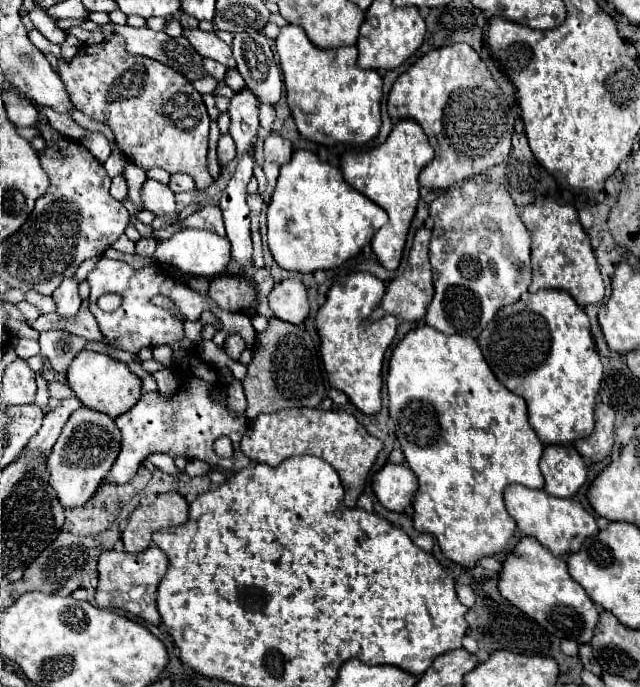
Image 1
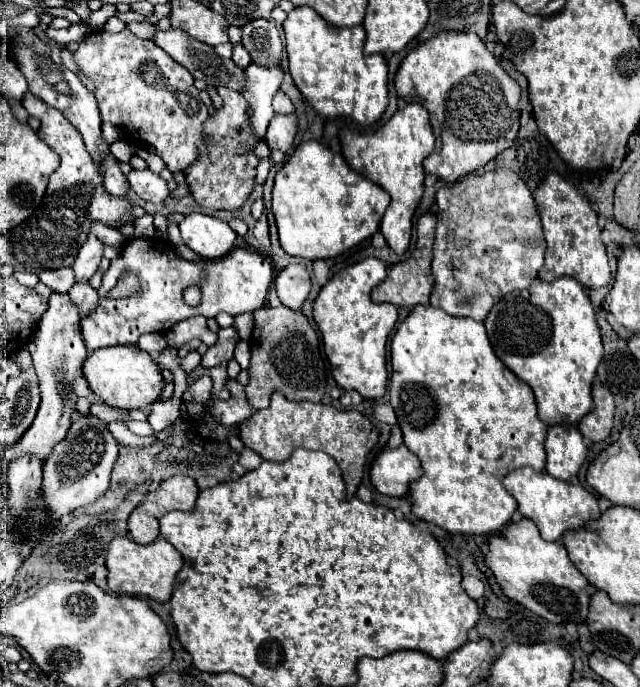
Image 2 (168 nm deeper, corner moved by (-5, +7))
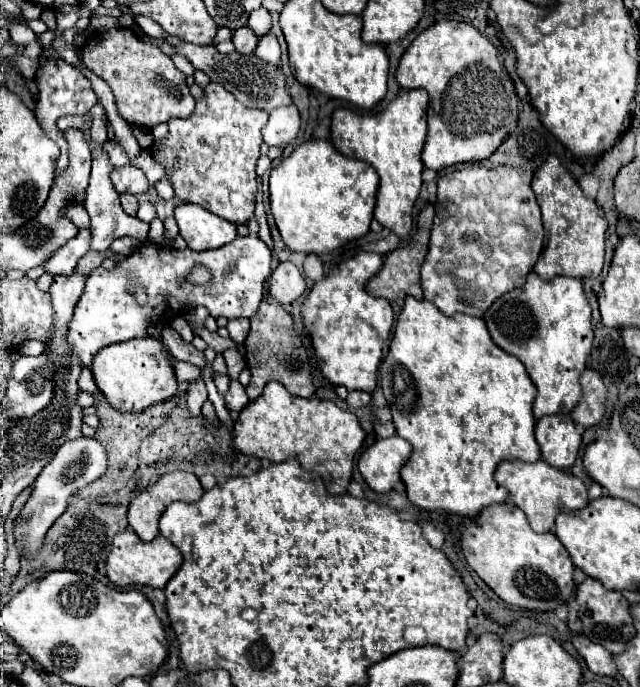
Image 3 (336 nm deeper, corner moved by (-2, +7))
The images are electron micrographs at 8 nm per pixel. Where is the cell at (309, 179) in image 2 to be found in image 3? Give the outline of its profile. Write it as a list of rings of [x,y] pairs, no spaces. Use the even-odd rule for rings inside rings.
[[[330,141],[298,145],[270,173],[270,209],[290,251],[326,255],[370,231],[378,193],[376,171],[358,159],[344,157]]]

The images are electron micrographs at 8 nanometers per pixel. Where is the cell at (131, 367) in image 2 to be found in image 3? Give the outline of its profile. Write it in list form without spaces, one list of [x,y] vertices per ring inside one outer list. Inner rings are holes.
[[[142,337],[126,343],[104,347],[94,355],[92,373],[96,387],[118,411],[144,411],[146,407],[166,401],[176,393],[176,377],[172,369],[172,357],[164,351],[160,339]]]

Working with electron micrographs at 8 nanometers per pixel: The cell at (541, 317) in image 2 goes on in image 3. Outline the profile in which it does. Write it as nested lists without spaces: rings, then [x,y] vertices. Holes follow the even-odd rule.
[[[530,273],[524,287],[512,289],[492,303],[484,313],[484,323],[492,341],[502,351],[518,357],[536,385],[538,395],[534,399],[534,417],[540,419],[556,413],[570,415],[582,399],[578,379],[586,369],[594,341],[590,305],[582,281],[574,277],[542,281],[536,273]]]

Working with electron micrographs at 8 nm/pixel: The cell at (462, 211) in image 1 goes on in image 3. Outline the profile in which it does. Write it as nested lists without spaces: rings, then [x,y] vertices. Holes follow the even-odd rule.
[[[468,165],[460,171],[452,171],[438,181],[436,215],[430,235],[430,247],[422,265],[422,289],[424,299],[434,303],[444,315],[466,313],[482,317],[484,311],[506,291],[522,287],[526,275],[532,271],[544,247],[544,229],[540,219],[540,207],[528,183],[512,167],[484,169]]]

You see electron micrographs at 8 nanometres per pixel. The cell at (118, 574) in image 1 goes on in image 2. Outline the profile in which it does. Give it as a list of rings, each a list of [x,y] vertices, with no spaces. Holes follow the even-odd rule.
[[[115,537],[109,543],[107,551],[107,583],[113,593],[121,595],[145,595],[155,601],[169,601],[171,587],[175,583],[175,575],[183,567],[183,557],[175,551],[167,539],[159,537],[155,543],[139,545],[129,537]]]

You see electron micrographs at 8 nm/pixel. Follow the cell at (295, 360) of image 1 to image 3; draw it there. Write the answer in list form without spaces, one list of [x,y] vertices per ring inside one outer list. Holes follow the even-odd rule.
[[[262,301],[258,307],[258,313],[250,319],[252,327],[244,341],[246,347],[246,365],[252,373],[250,385],[246,387],[246,395],[250,399],[258,399],[262,395],[262,389],[270,381],[278,381],[286,387],[288,393],[296,397],[312,397],[316,393],[314,387],[314,363],[308,355],[308,349],[302,343],[302,337],[294,329],[292,315],[278,303]]]

